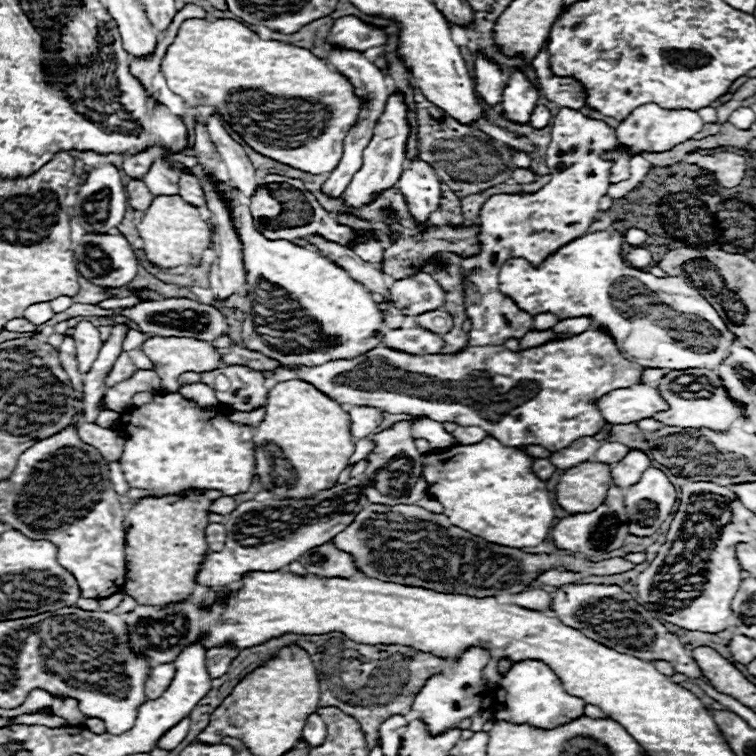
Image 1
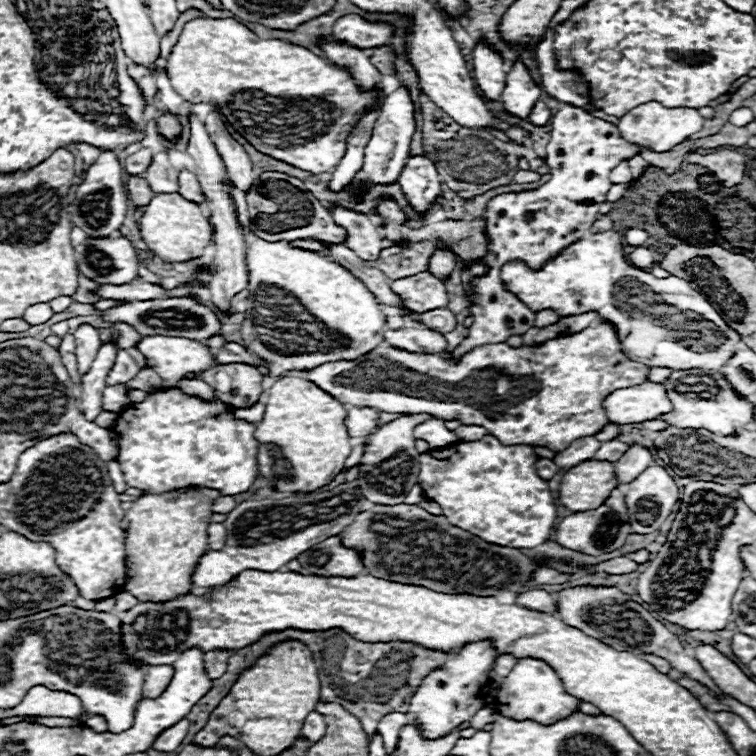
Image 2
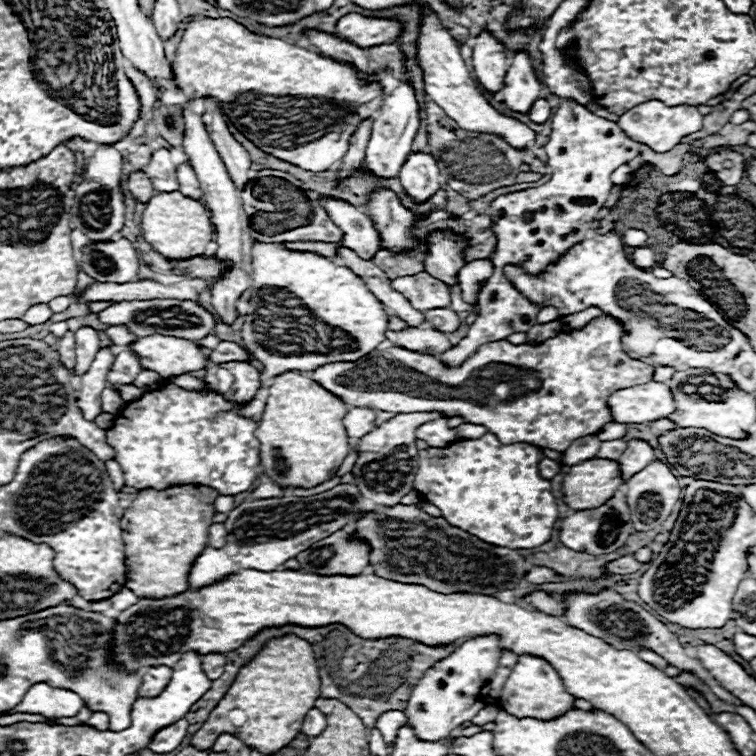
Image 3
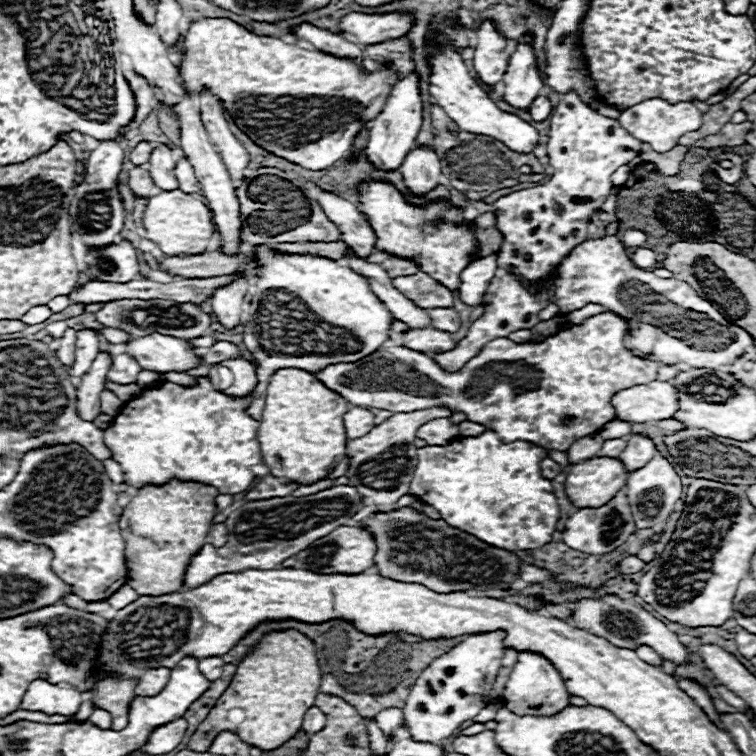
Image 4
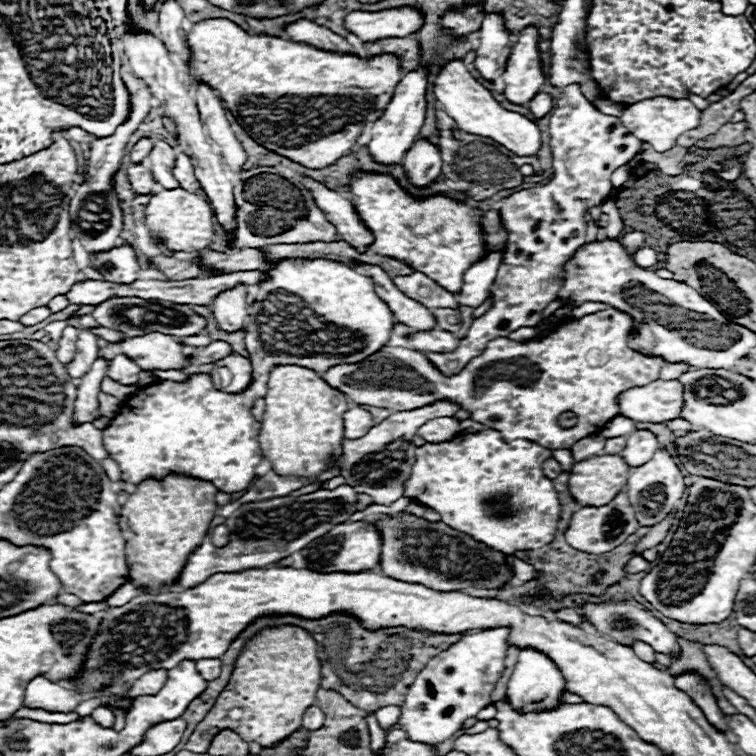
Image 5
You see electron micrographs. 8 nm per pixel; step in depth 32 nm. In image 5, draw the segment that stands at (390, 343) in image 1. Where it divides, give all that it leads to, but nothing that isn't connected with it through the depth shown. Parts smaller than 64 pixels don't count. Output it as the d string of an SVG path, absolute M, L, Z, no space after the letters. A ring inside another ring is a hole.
M434 330L434 332L412 332L406 336L408 348L414 348L418 352L452 352L458 348L458 342L450 332L446 330Z

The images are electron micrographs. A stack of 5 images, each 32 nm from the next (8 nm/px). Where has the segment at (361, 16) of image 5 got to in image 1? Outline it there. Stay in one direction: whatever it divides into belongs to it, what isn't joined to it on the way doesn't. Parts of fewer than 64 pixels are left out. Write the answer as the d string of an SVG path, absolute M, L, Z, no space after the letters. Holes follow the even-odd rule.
M344 16L330 28L326 44L364 52L368 48L386 44L386 32L382 28L364 24L356 16Z

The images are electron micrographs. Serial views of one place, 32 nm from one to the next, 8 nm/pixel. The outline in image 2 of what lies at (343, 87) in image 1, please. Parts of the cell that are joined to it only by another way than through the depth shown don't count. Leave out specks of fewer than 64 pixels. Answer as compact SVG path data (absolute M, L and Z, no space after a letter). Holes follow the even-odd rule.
M194 18L190 22L184 24L182 28L182 34L178 36L178 42L174 44L170 56L166 58L166 74L168 74L168 80L172 84L172 88L190 104L196 104L196 102L206 102L206 104L216 104L220 114L226 118L228 124L234 126L234 130L238 134L242 134L258 152L266 154L266 156L272 156L280 162L286 162L294 168L300 168L300 170L306 170L306 172L312 172L312 174L322 174L322 172L328 172L328 170L334 170L340 162L340 158L344 156L346 152L346 138L348 134L352 132L352 128L358 124L360 116L364 110L372 108L374 106L374 100L376 100L376 94L374 92L358 92L358 86L354 84L354 80L350 78L350 74L346 70L340 70L336 66L332 66L326 58L320 58L316 54L312 54L310 50L302 48L302 46L294 46L294 44L288 44L284 40L262 40L258 38L252 30L248 30L244 24L236 22L234 18Z

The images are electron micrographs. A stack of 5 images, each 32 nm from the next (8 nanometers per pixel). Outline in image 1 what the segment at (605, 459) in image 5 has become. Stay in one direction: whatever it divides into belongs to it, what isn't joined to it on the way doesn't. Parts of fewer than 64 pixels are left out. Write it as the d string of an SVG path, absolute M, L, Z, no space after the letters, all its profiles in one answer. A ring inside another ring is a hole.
M584 462L562 474L554 490L556 504L568 514L592 512L604 502L608 486L612 486L610 466Z

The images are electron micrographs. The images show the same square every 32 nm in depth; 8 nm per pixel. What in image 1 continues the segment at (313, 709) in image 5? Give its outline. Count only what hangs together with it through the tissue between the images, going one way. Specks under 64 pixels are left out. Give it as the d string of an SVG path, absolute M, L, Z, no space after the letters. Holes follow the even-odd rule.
M310 714L308 716L302 736L310 744L310 748L316 748L318 744L322 744L326 740L326 724L322 722L320 714Z

